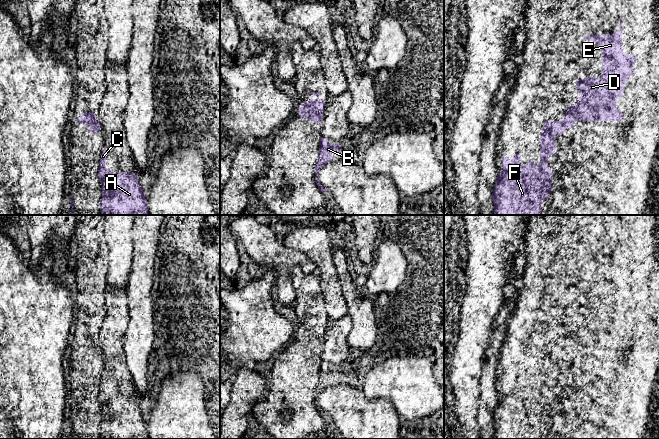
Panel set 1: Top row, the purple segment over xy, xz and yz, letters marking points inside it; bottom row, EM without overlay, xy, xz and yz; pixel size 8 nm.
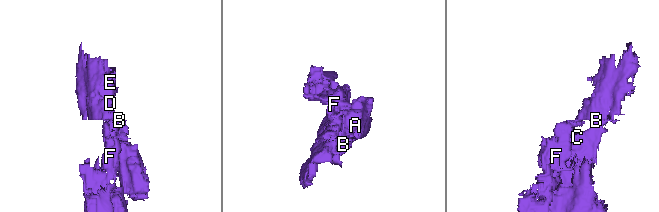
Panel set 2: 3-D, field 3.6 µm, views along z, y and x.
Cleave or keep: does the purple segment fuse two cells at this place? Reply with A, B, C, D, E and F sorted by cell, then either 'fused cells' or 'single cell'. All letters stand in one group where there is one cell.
A B C D E F | single cell

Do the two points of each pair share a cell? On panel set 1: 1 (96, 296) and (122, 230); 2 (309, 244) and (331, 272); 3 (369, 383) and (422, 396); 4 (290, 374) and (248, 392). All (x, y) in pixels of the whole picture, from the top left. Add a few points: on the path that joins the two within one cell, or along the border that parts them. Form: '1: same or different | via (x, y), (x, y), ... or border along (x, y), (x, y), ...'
1: different | border along (103, 225), (108, 247)
2: same | via (316, 251), (323, 258), (326, 265)
3: same | via (382, 394), (409, 394)
4: different | border along (268, 385), (267, 392), (262, 401)

